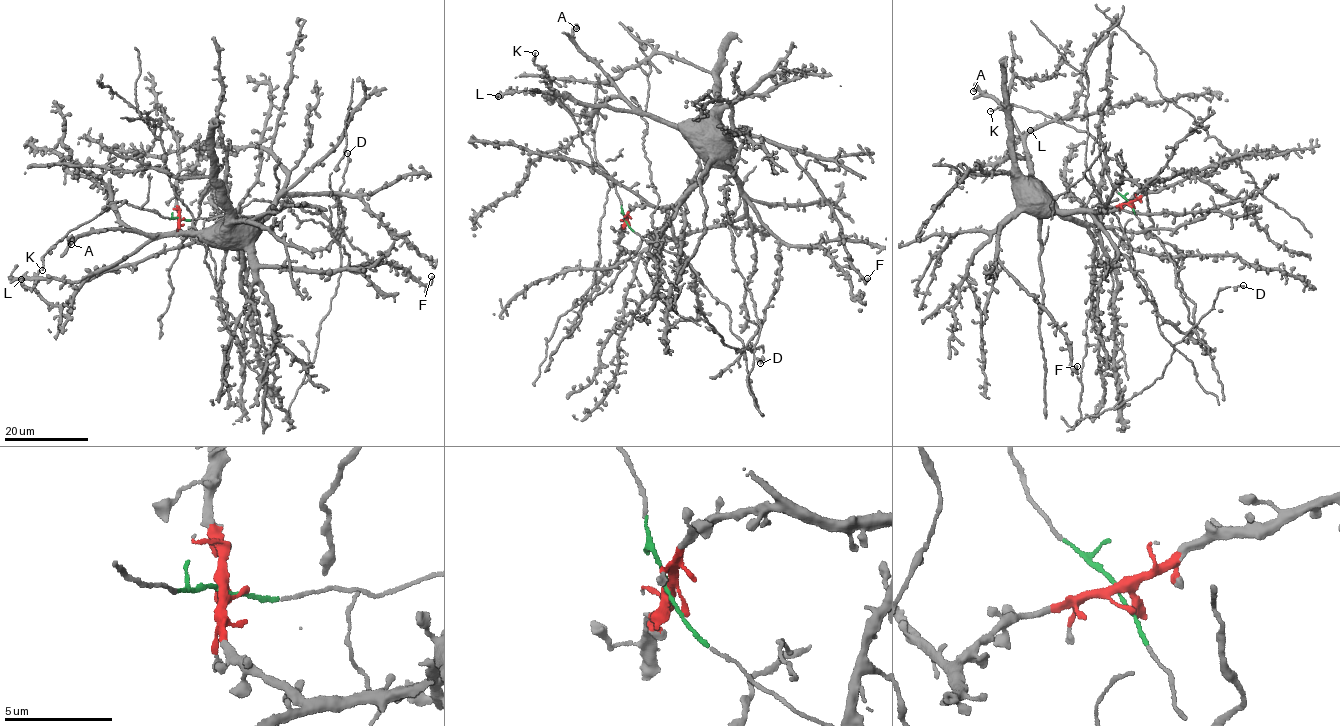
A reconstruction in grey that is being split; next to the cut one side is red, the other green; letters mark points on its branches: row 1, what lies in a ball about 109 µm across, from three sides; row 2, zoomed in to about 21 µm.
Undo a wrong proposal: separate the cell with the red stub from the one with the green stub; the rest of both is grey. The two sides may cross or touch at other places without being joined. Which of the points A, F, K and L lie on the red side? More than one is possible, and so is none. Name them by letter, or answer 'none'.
A, F, L

